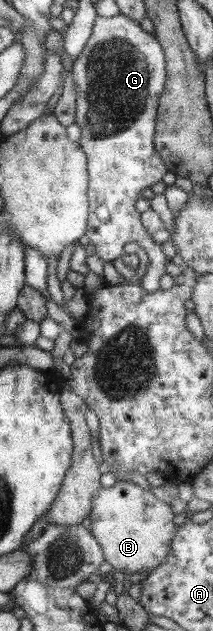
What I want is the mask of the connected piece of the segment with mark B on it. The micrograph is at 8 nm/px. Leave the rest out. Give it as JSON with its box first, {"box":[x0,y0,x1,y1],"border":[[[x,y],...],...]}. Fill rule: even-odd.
{"box":[90,481,175,574],"border":[[[120,481],[111,487],[103,487],[93,497],[90,516],[92,534],[102,546],[104,557],[113,569],[132,574],[151,572],[169,556],[171,536],[175,534],[175,514],[171,505],[157,500],[137,483]]]}

